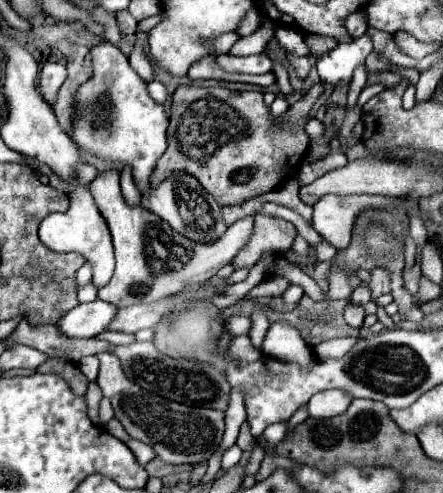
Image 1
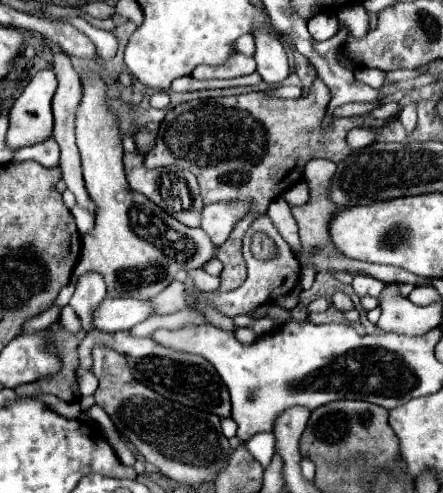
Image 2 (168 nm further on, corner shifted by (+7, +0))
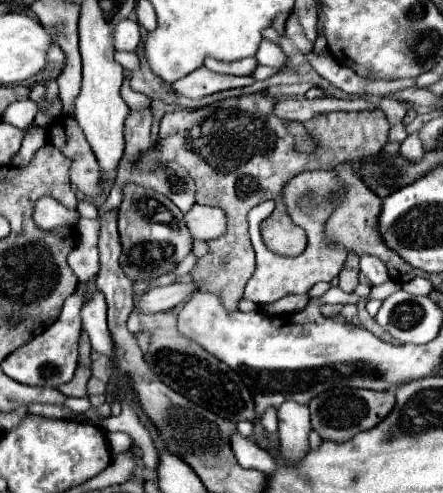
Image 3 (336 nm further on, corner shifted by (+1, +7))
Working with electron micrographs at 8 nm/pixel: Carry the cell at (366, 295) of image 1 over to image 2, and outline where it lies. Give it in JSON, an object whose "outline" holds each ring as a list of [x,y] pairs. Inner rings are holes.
{"outline":[[[356,274],[354,276],[354,282],[352,282],[352,288],[356,290],[358,296],[380,296],[380,292],[384,290],[384,282],[372,278],[372,276],[366,276],[366,274]]]}

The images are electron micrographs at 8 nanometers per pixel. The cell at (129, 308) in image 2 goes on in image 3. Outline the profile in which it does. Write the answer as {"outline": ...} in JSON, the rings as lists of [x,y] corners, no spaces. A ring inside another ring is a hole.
{"outline":[[[174,283],[174,285],[154,285],[146,293],[142,293],[138,299],[134,299],[134,311],[138,313],[162,313],[170,311],[178,303],[182,303],[190,293],[194,293],[198,287],[194,283]]]}

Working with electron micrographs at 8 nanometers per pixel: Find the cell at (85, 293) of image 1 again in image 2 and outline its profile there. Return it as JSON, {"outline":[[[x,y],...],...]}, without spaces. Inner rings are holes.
{"outline":[[[70,305],[62,308],[60,313],[60,322],[65,330],[71,333],[79,332],[82,329],[80,319]]]}

